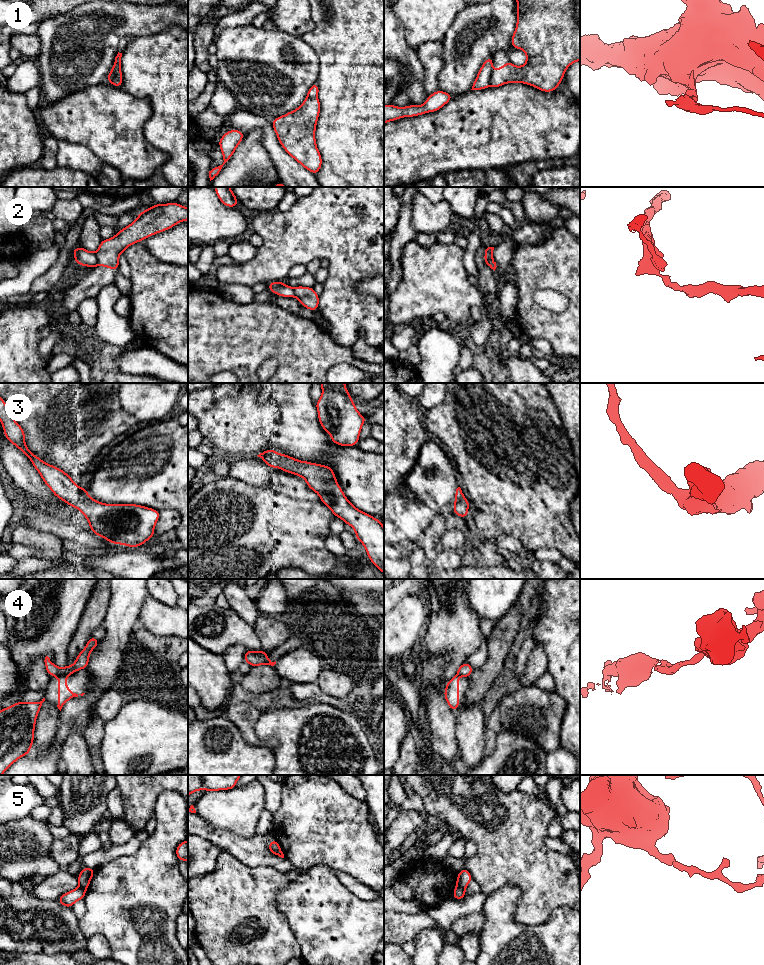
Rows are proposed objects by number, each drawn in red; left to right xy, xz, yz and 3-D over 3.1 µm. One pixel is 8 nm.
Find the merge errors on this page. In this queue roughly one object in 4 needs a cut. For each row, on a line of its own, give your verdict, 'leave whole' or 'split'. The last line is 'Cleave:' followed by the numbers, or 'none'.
1: split
2: split
3: leave whole
4: split
5: split
Cleave: 1, 2, 4, 5

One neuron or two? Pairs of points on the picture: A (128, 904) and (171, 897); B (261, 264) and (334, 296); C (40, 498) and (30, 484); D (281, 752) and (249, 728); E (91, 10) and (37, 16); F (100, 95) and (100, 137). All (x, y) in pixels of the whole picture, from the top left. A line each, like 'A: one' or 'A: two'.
A: one
B: one
C: one
D: two
E: two
F: one

